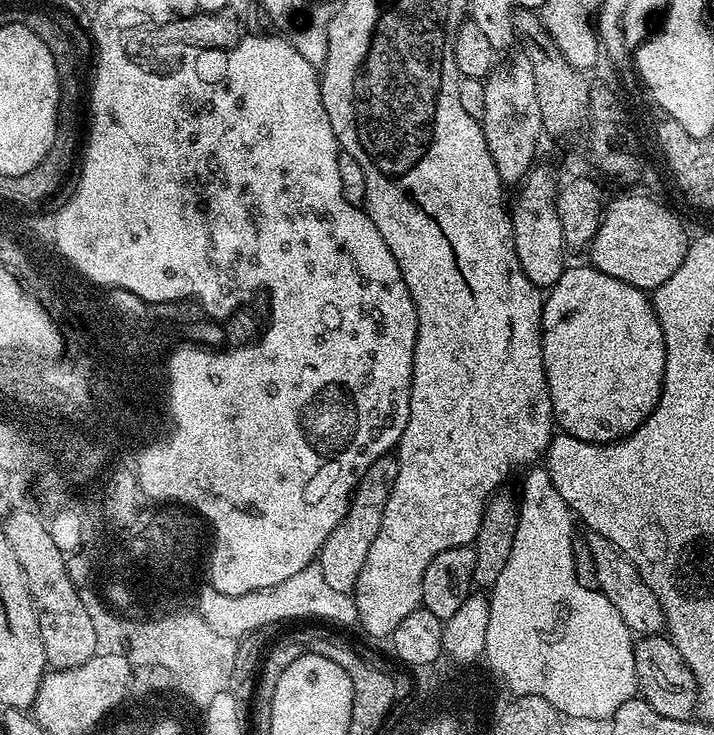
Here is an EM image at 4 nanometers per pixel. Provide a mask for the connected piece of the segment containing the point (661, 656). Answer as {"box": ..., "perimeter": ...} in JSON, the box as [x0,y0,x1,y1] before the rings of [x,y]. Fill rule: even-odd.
{"box":[634,634,697,719],"perimeter":[[[664,634],[642,636],[635,641],[635,646],[634,670],[639,695],[650,707],[658,710],[662,718],[693,719],[697,702],[696,679],[671,640]]]}

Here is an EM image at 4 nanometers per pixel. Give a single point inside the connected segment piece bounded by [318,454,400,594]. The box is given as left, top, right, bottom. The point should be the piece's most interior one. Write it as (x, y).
(342, 556)

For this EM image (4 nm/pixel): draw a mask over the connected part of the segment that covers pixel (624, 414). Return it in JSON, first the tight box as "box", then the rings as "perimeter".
{"box":[542,266,666,444],"perimeter":[[[585,266],[585,268],[565,267],[562,278],[558,278],[555,286],[547,289],[544,296],[544,326],[543,326],[542,350],[544,351],[544,369],[546,370],[546,382],[548,393],[552,403],[552,415],[559,431],[568,432],[574,438],[591,444],[610,444],[613,440],[623,440],[625,436],[634,431],[658,406],[658,398],[662,394],[662,382],[666,370],[666,346],[662,326],[656,317],[656,311],[652,309],[652,301],[649,293],[643,288],[635,288],[618,278],[610,278],[610,274],[602,274],[602,270]]]}

